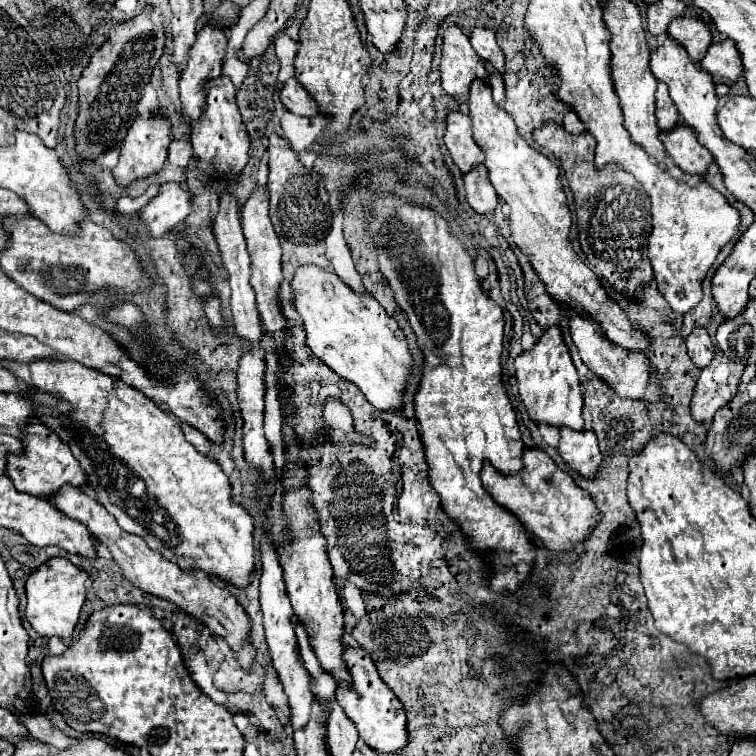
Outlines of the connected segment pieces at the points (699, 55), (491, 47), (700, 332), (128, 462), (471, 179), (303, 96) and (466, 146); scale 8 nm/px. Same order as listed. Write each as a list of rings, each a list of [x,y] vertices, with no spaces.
[[[674,18],[668,26],[668,36],[676,40],[688,54],[692,62],[700,62],[710,46],[710,32],[708,26],[698,18]]]
[[[474,28],[470,34],[470,44],[482,60],[490,62],[500,74],[504,74],[504,54],[496,44],[496,34],[492,30]]]
[[[694,328],[690,332],[690,336],[686,338],[686,348],[688,348],[690,360],[700,368],[706,368],[710,364],[710,360],[714,358],[714,344],[712,344],[706,328]]]
[[[36,360],[36,362],[30,362],[30,364],[6,362],[4,366],[6,366],[14,376],[18,376],[20,380],[24,380],[24,382],[28,382],[28,384],[32,384],[32,386],[36,388],[36,394],[26,394],[26,396],[34,398],[34,402],[40,404],[40,418],[42,418],[42,416],[46,416],[48,420],[50,420],[50,418],[58,418],[58,420],[62,422],[62,426],[64,426],[64,430],[66,430],[66,436],[60,436],[62,442],[66,442],[66,444],[72,446],[72,454],[78,458],[80,466],[82,466],[84,472],[88,474],[90,486],[94,488],[94,492],[96,492],[96,496],[98,496],[98,502],[118,520],[118,524],[120,524],[126,532],[138,534],[140,538],[144,538],[146,544],[148,544],[154,552],[158,552],[158,554],[162,554],[166,560],[178,564],[180,570],[184,570],[184,572],[202,570],[204,574],[214,576],[214,578],[220,578],[220,580],[226,580],[226,582],[230,582],[230,584],[234,584],[234,586],[238,586],[238,588],[246,588],[246,586],[252,582],[250,576],[252,576],[254,570],[256,570],[256,566],[254,566],[254,520],[252,520],[252,516],[250,516],[240,504],[234,504],[234,502],[232,502],[232,486],[230,486],[228,476],[222,472],[220,464],[214,462],[212,458],[204,456],[202,452],[198,452],[190,442],[186,442],[184,432],[182,432],[182,428],[180,428],[180,422],[178,422],[174,416],[166,414],[166,412],[164,412],[160,406],[156,406],[148,396],[144,396],[140,390],[128,386],[128,384],[122,382],[120,378],[102,374],[102,372],[98,372],[98,370],[90,370],[90,368],[86,368],[86,366],[78,364],[78,362],[72,362],[72,360],[62,360],[62,362]]]
[[[478,166],[470,174],[466,174],[464,184],[466,184],[466,200],[478,214],[490,214],[496,210],[498,194],[488,180],[486,166]]]
[[[290,78],[282,90],[280,90],[280,100],[282,104],[296,116],[318,116],[318,104],[316,100],[302,88],[302,84],[296,78]]]
[[[450,112],[448,114],[444,144],[446,144],[454,164],[462,170],[462,174],[470,172],[474,166],[484,162],[484,154],[472,138],[470,116],[466,112]]]

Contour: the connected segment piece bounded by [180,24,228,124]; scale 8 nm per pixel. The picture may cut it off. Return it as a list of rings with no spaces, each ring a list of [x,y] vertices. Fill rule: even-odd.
[[[202,24],[200,30],[196,32],[196,42],[190,48],[190,58],[188,58],[188,66],[182,72],[182,80],[180,80],[180,102],[182,102],[182,114],[184,120],[190,124],[194,120],[198,120],[204,112],[202,106],[206,106],[206,96],[204,96],[204,82],[218,78],[220,70],[222,70],[222,58],[224,58],[224,50],[226,50],[228,38],[224,34],[222,28],[210,26],[210,24]]]

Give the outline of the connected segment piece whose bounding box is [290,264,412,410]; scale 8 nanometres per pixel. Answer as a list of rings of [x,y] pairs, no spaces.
[[[304,264],[290,280],[292,304],[302,316],[306,346],[338,376],[354,382],[378,410],[400,410],[402,390],[410,374],[412,356],[404,332],[374,296],[360,296],[334,272]]]

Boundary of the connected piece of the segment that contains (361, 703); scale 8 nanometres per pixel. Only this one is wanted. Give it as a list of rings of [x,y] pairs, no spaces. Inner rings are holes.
[[[348,648],[344,652],[344,662],[352,674],[352,684],[338,684],[336,700],[344,708],[346,716],[356,724],[360,738],[376,752],[394,754],[406,746],[408,730],[406,730],[406,712],[398,702],[394,692],[382,682],[378,670],[364,648]]]

